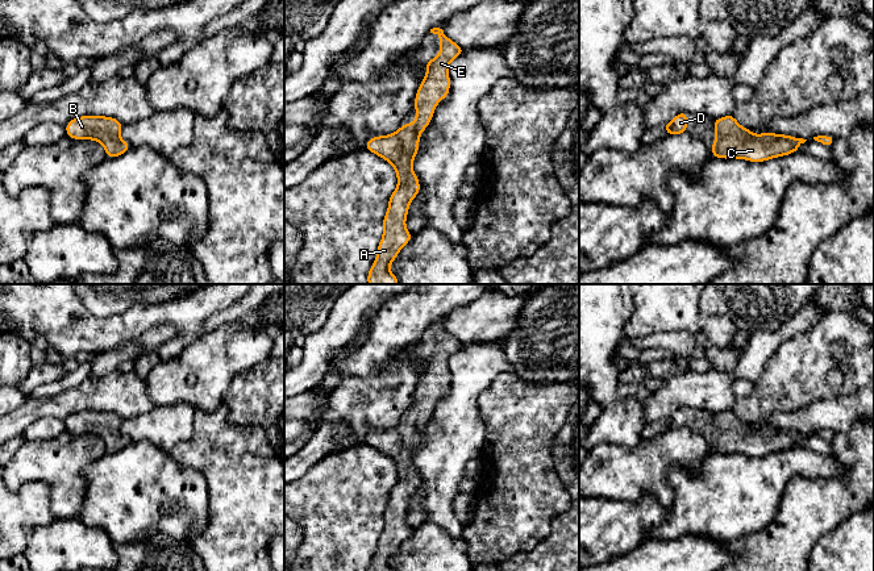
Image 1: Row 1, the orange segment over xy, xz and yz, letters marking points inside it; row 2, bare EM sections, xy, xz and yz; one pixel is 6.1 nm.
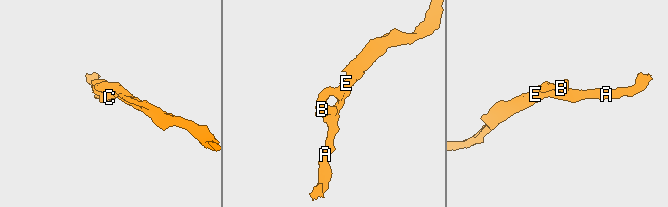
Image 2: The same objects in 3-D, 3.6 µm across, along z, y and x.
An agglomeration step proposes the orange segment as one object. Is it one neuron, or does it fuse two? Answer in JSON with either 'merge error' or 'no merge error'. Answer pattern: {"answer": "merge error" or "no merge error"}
{"answer": "no merge error"}

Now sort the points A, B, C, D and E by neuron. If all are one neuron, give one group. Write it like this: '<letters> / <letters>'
A B C D E

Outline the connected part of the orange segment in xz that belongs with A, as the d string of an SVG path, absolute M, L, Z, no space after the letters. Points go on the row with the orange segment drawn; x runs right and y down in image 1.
M440 28L430 29L440 36L440 54L428 62L426 75L416 92L416 118L404 124L388 136L373 137L366 142L366 150L390 162L398 176L398 188L391 193L388 209L383 218L383 237L378 245L376 258L369 270L369 284L399 284L398 278L390 271L401 247L412 236L405 226L411 201L420 192L420 182L412 170L412 163L419 153L420 134L430 124L437 104L448 97L450 62L462 55L465 50L449 39Z

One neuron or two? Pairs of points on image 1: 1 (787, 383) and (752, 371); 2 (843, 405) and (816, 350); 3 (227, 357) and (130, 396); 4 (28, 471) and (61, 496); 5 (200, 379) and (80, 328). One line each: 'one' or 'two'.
1: two
2: two
3: two
4: one
5: two

